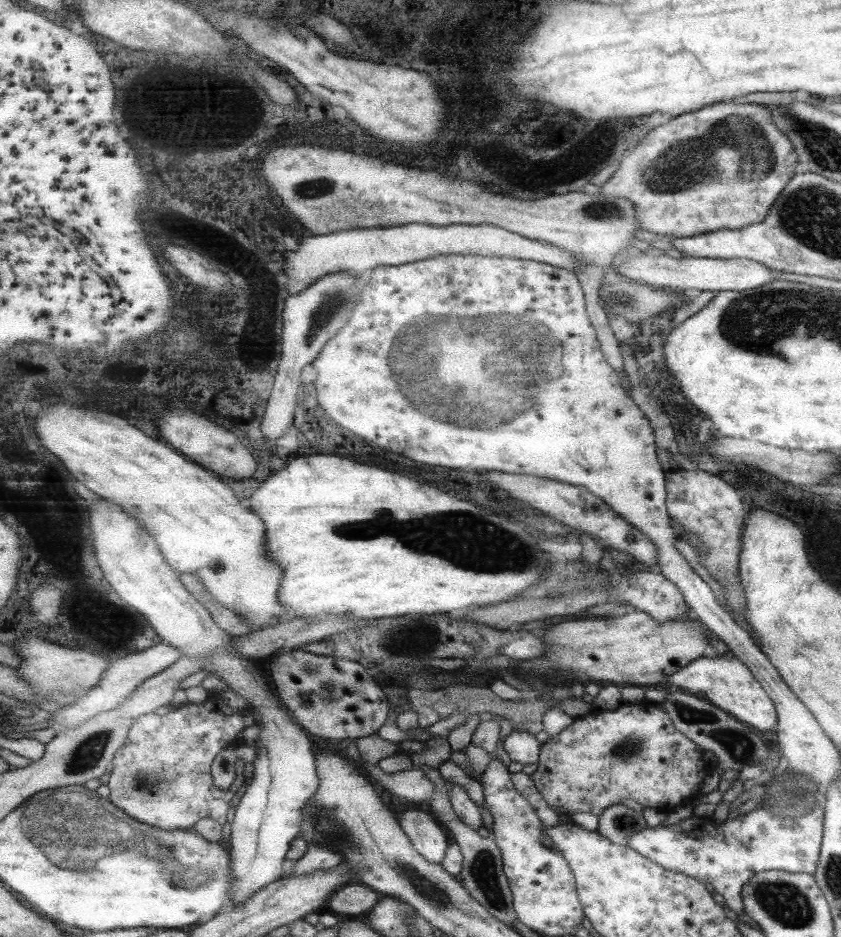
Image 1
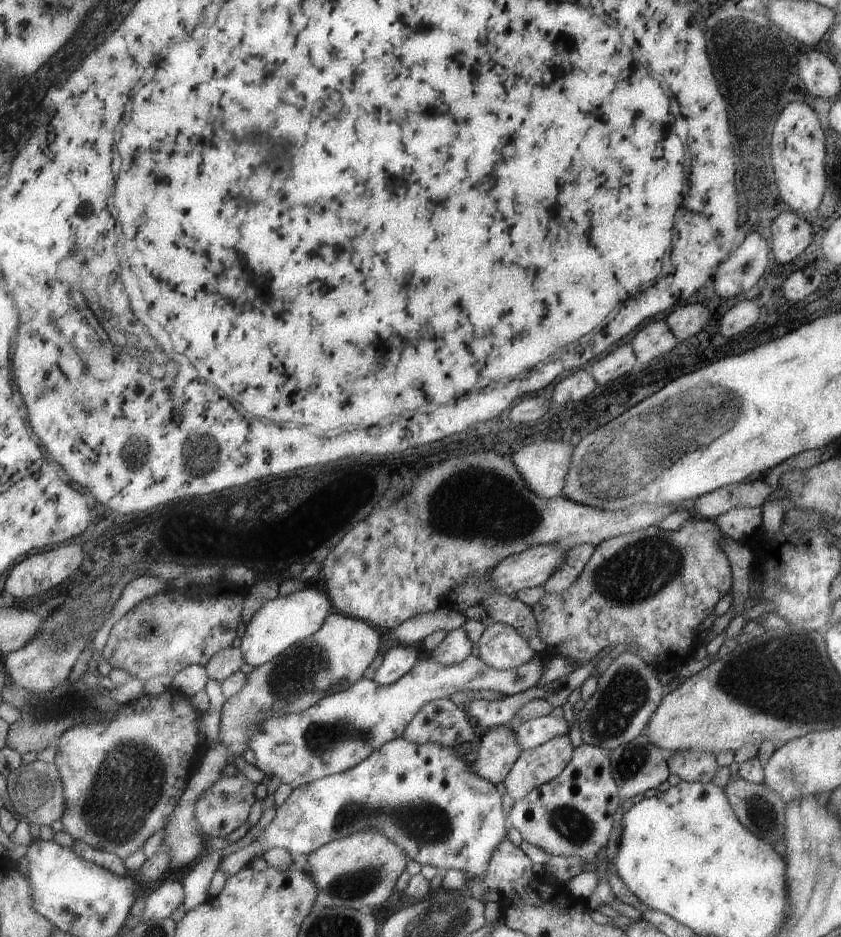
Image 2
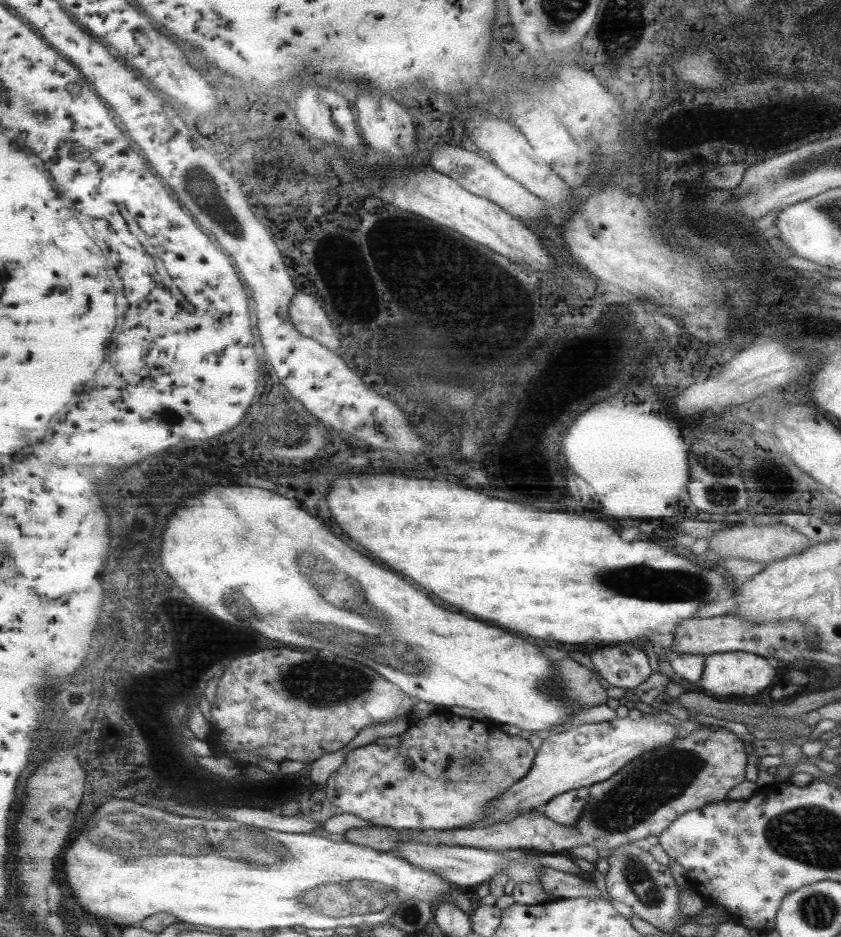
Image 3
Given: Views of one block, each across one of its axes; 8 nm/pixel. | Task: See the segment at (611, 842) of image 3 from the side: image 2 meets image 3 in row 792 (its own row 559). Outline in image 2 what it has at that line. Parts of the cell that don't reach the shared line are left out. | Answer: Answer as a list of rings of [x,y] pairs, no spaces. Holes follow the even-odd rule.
[[[696,517],[683,523],[674,531],[666,531],[651,525],[638,531],[606,539],[601,544],[595,545],[589,560],[581,566],[579,578],[562,593],[549,593],[546,590],[545,596],[534,606],[540,631],[544,641],[547,643],[550,654],[559,653],[560,656],[571,658],[575,662],[585,663],[590,658],[593,658],[597,652],[607,648],[607,646],[612,646],[613,644],[615,646],[624,642],[627,645],[627,650],[635,651],[644,661],[651,663],[657,669],[673,669],[675,666],[680,666],[688,659],[691,659],[698,636],[697,625],[703,618],[711,614],[715,603],[723,595],[730,594],[731,591],[731,570],[725,554],[716,545],[716,539],[720,535],[722,533],[718,530],[718,526],[713,520]]]

